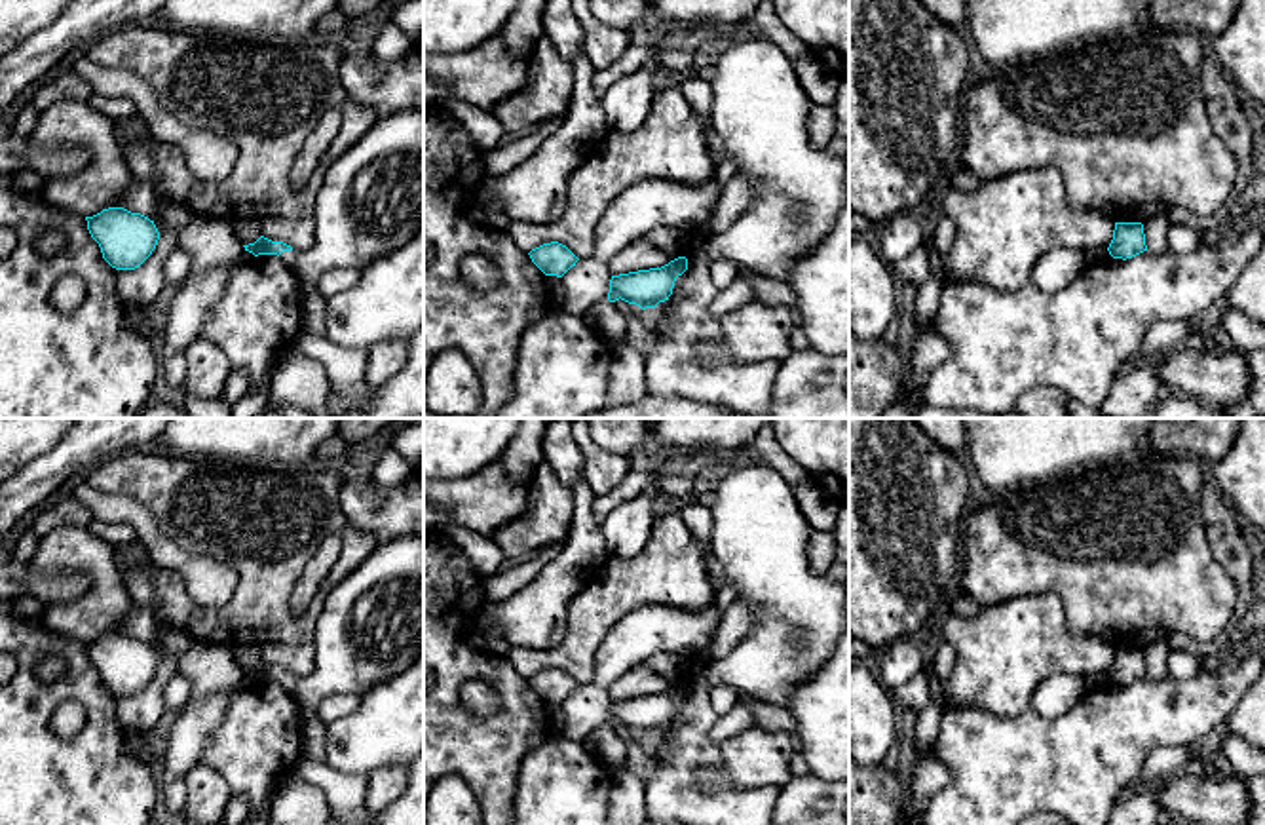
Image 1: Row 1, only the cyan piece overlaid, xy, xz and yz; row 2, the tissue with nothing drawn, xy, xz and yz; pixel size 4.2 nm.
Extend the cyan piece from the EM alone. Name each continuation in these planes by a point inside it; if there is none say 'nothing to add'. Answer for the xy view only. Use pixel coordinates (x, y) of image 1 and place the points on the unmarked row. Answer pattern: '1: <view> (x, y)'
1: xy (371, 628)

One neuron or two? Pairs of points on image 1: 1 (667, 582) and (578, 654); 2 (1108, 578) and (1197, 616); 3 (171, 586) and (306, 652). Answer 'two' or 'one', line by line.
1: one
2: one
3: two

